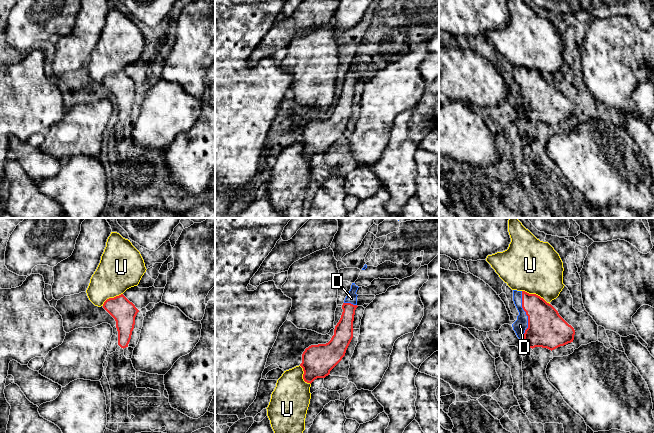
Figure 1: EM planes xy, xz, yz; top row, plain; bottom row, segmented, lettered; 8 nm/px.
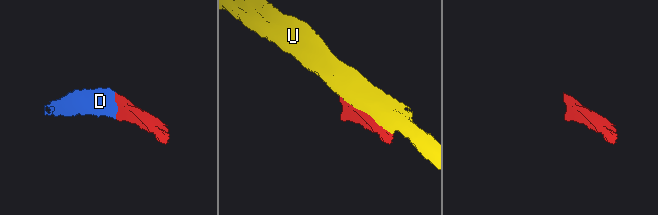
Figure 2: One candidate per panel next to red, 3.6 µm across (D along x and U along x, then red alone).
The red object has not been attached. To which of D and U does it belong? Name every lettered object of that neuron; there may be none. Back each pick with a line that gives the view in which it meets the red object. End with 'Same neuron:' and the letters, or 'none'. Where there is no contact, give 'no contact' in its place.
D: contact in yz
Same neuron: D

